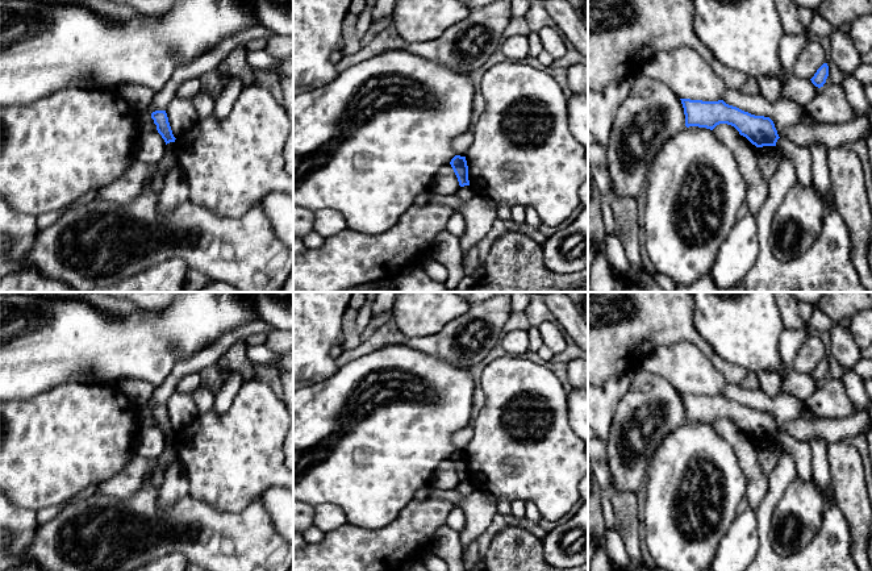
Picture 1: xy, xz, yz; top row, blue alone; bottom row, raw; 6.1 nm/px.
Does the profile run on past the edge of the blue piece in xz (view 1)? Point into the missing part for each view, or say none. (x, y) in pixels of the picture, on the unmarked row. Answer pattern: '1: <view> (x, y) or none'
1: none

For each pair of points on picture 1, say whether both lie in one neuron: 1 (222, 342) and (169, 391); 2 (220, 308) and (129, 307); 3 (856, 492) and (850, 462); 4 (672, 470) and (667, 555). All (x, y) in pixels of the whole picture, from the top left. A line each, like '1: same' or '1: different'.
1: same
2: different
3: same
4: same

